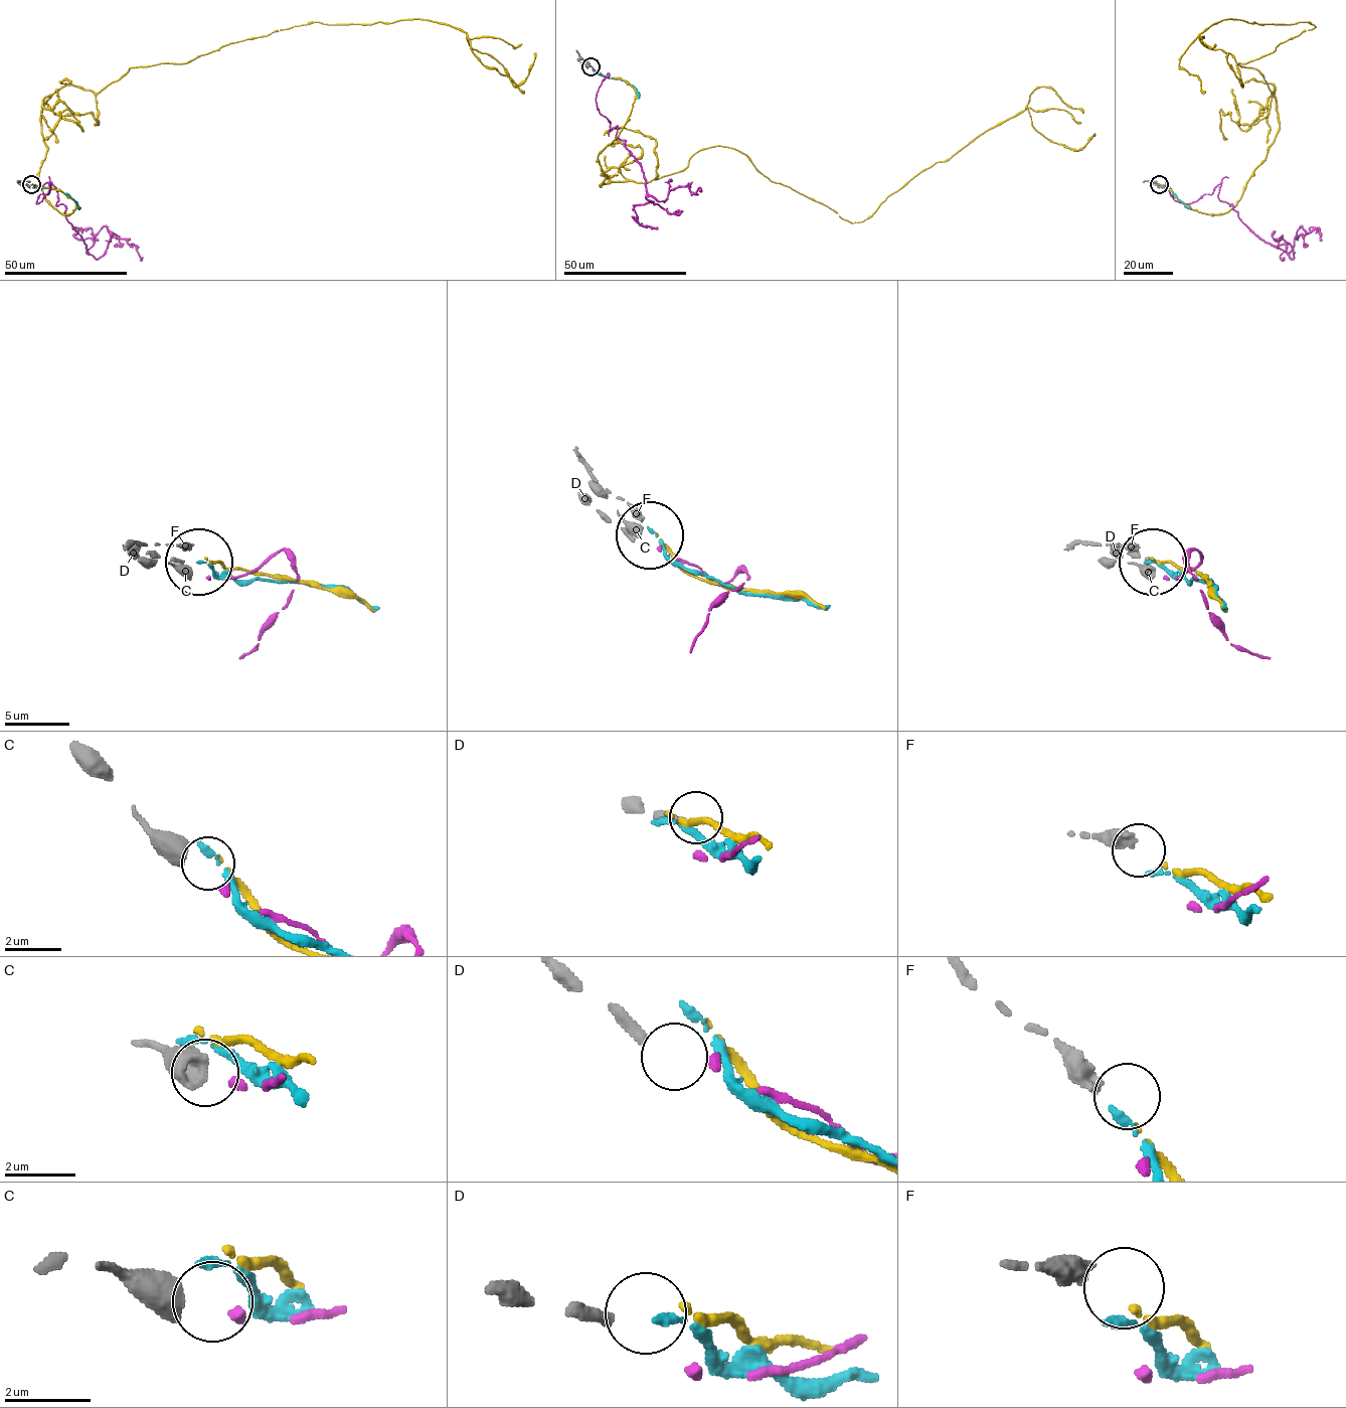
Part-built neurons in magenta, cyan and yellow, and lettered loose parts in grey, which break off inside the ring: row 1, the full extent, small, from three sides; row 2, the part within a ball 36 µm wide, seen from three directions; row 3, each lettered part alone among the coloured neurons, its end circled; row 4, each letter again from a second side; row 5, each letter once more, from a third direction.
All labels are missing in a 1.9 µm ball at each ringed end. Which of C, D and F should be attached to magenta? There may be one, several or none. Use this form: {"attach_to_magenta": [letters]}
{"attach_to_magenta": []}

